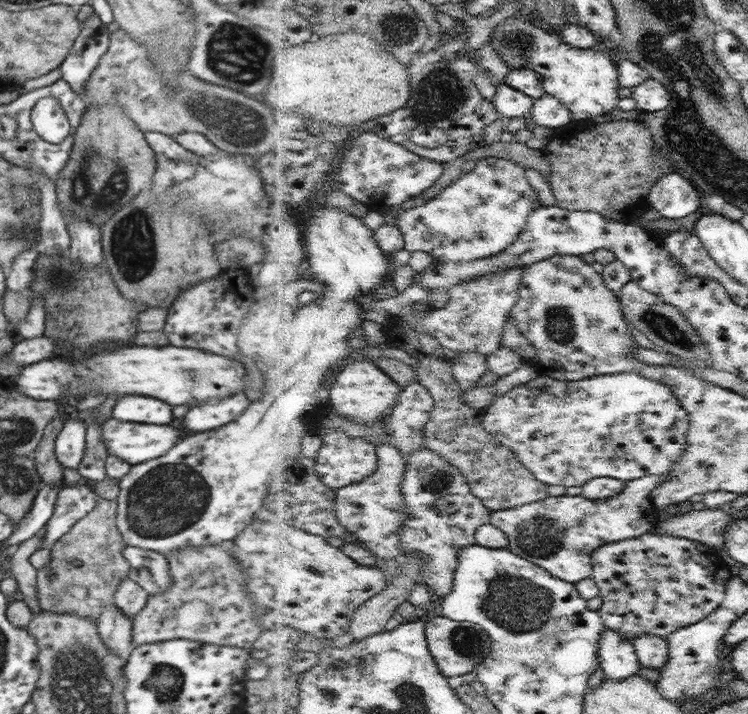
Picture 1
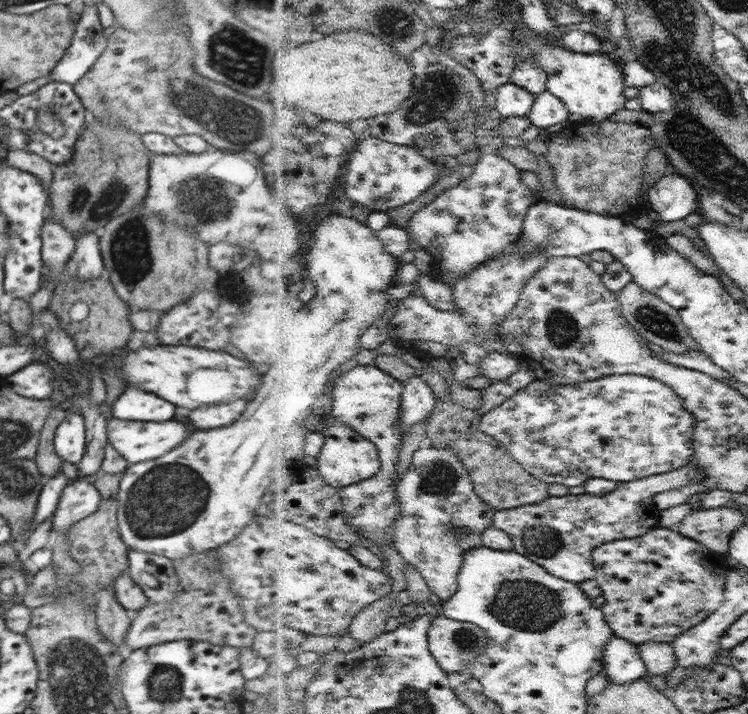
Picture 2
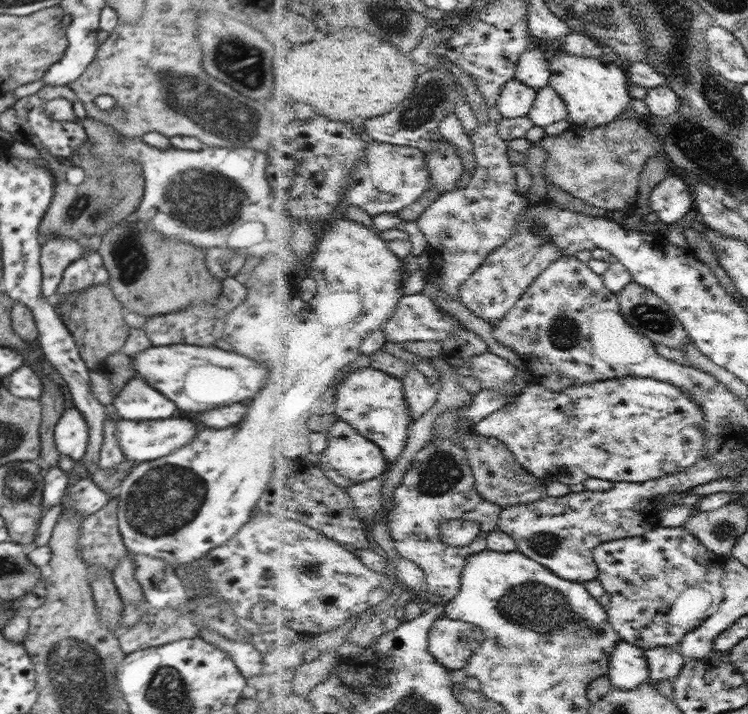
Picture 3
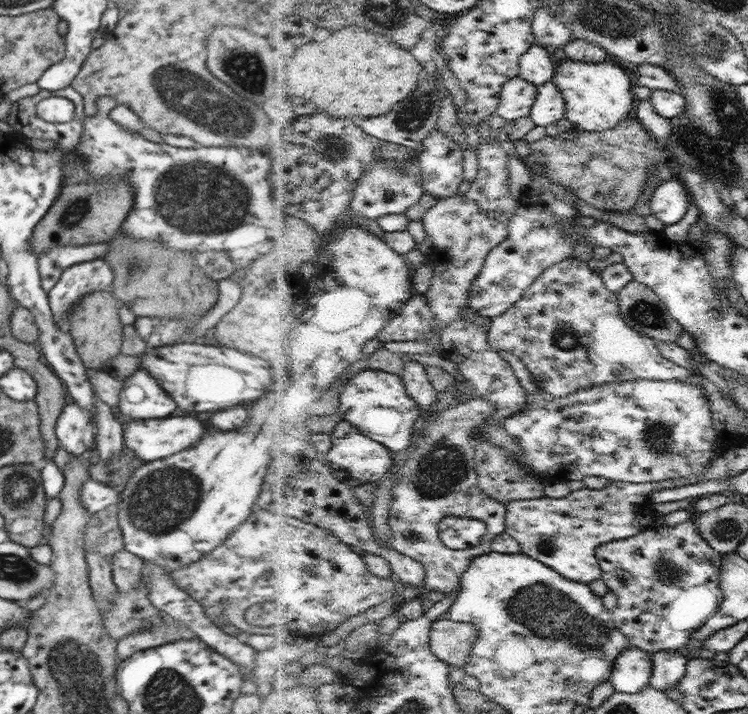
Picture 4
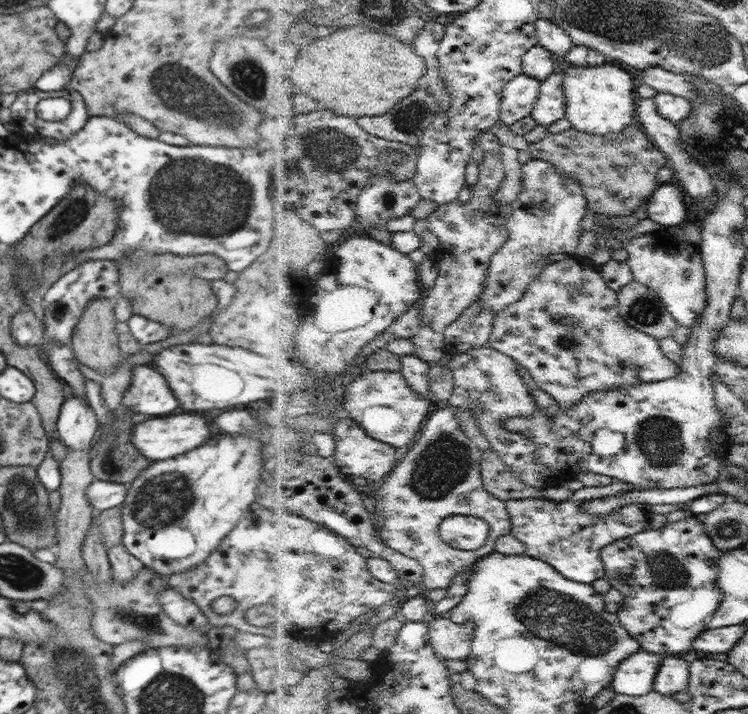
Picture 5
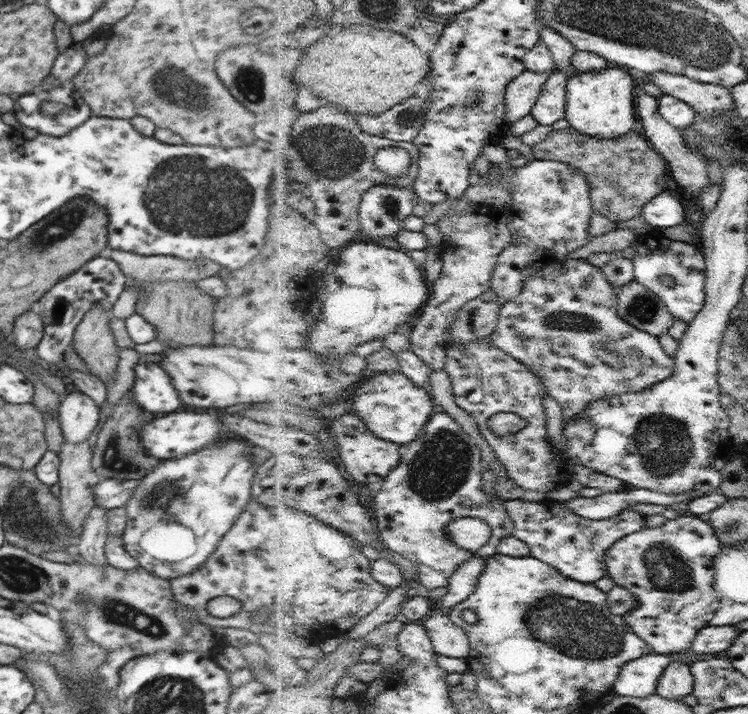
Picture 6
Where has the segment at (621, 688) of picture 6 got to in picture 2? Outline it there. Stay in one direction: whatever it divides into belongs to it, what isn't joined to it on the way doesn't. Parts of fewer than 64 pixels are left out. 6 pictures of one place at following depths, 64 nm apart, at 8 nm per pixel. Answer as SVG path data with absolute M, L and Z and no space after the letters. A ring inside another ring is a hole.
M614 637L606 647L606 666L609 682L630 684L648 675L649 668L642 658L640 647L630 640Z

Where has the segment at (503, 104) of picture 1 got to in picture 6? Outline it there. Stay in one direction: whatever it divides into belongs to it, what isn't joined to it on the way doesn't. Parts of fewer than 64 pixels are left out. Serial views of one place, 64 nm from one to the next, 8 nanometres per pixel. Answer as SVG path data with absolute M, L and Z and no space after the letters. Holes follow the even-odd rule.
M528 70L510 83L509 92L507 92L509 104L507 119L510 123L518 122L533 112L533 108L541 99L546 83L555 71L541 73Z

